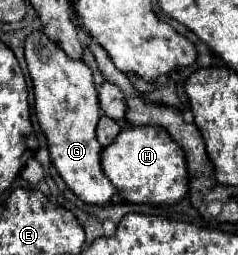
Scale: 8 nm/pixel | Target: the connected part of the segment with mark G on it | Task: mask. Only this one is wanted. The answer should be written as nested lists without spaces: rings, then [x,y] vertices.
[[[34,31],[26,37],[24,55],[34,83],[36,117],[48,141],[52,165],[58,169],[60,177],[74,191],[74,195],[84,203],[110,203],[116,189],[100,169],[102,145],[96,141],[94,133],[100,119],[100,109],[90,67],[84,61],[68,59],[66,53],[56,43],[48,41],[42,31]]]

